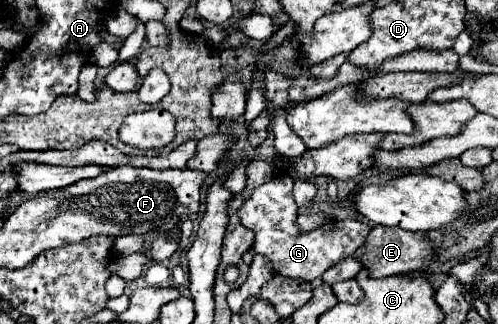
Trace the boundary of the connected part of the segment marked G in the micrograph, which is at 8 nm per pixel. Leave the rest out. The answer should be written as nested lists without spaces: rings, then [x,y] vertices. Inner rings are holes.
[[[287,175],[257,187],[251,193],[251,197],[245,199],[245,203],[241,205],[239,217],[247,229],[255,231],[253,251],[269,257],[269,261],[275,263],[275,273],[285,275],[285,277],[303,279],[303,281],[313,281],[315,277],[321,277],[339,259],[353,255],[357,247],[365,243],[365,237],[371,231],[371,227],[367,227],[361,221],[353,221],[353,219],[343,219],[343,221],[333,219],[325,223],[325,229],[317,229],[311,233],[299,233],[295,225],[297,207],[295,207],[291,189],[293,189],[293,179]]]

